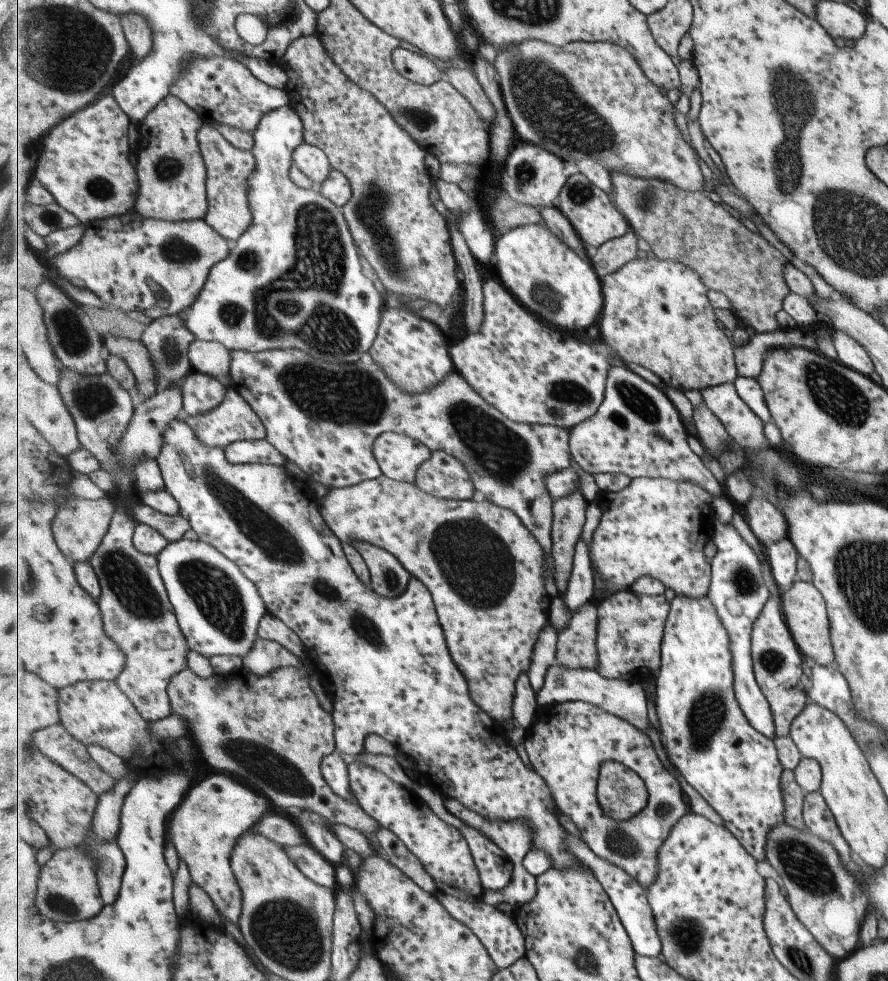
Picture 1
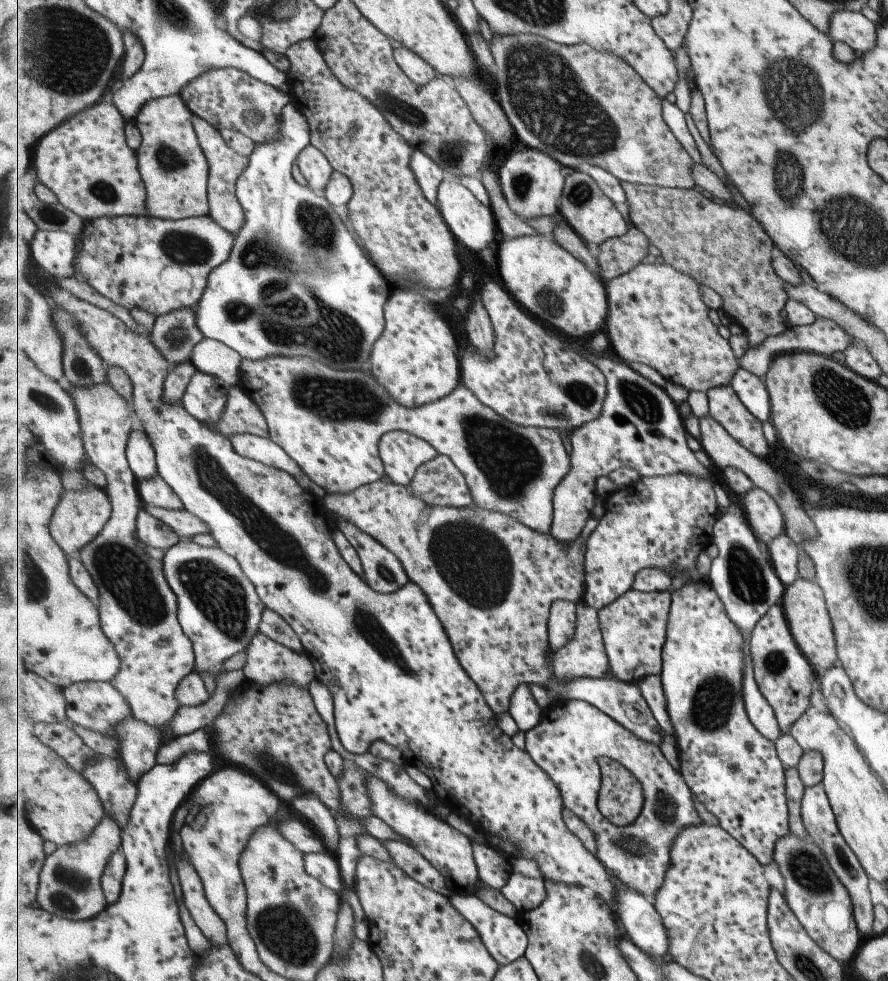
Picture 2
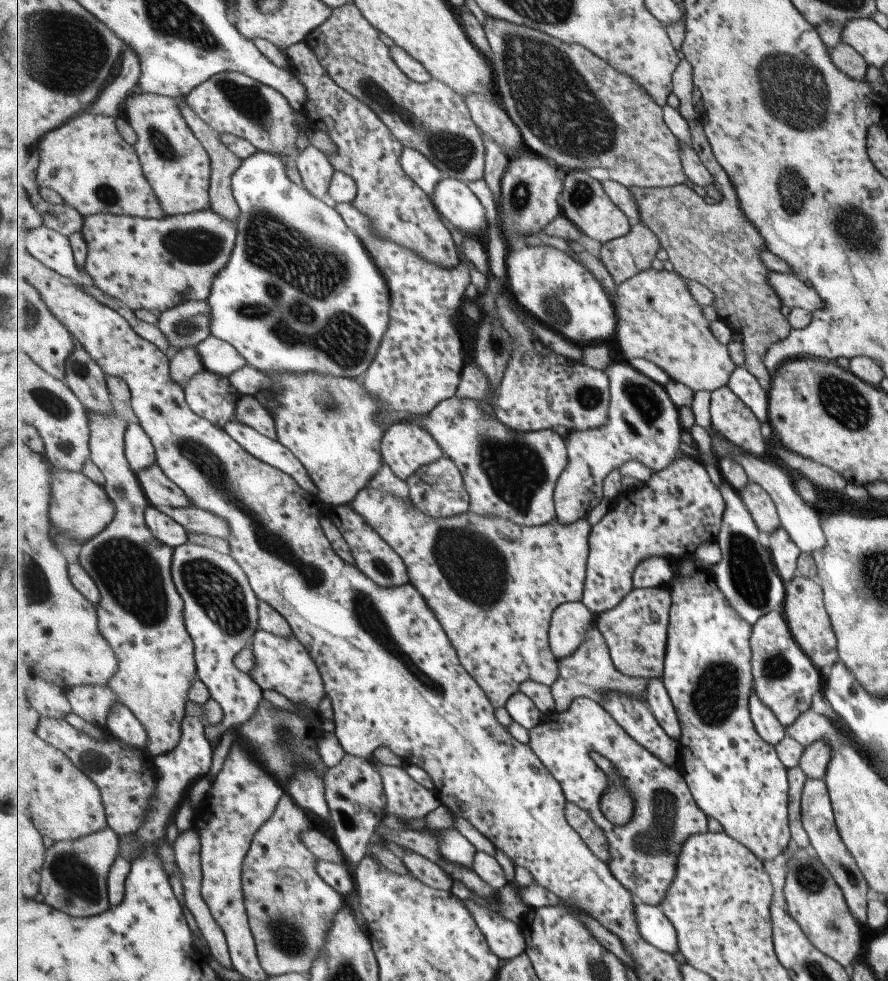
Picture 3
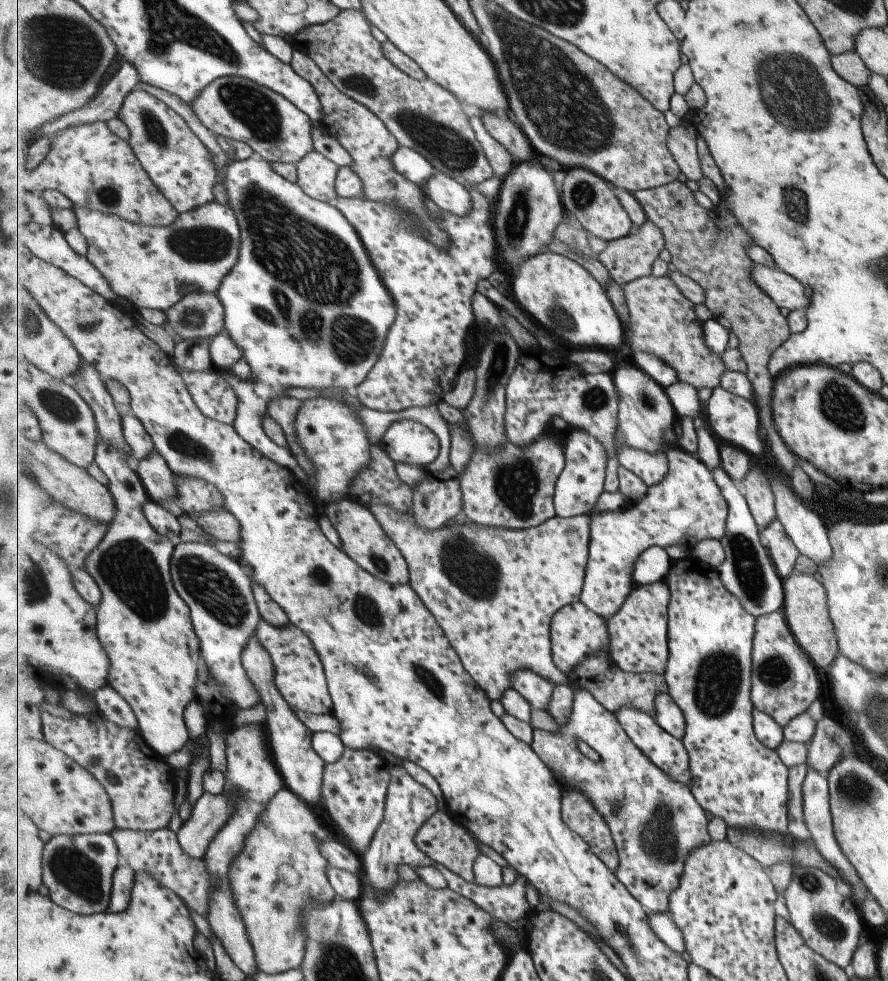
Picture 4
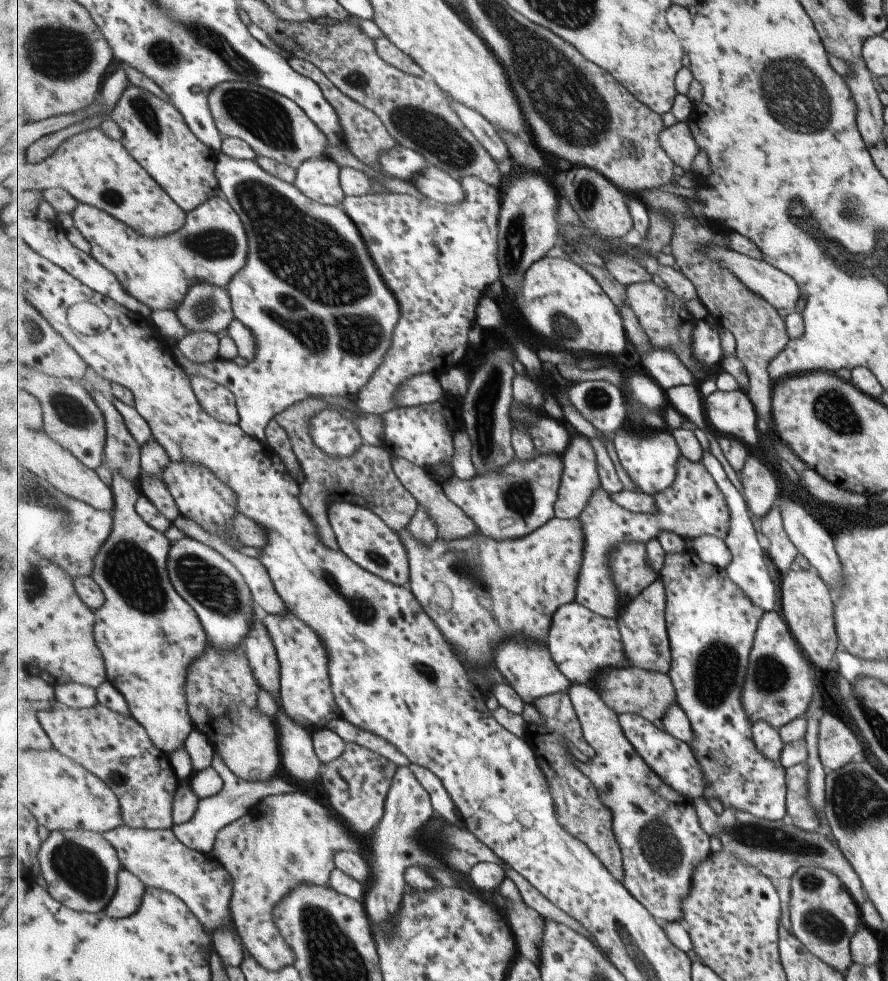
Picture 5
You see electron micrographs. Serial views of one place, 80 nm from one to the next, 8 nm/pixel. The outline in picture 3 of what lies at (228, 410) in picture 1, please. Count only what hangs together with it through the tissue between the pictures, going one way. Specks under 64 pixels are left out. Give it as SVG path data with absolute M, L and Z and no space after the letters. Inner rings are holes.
M255 395L241 396L235 408L235 416L232 420L241 420L247 426L255 428L257 432L271 438L272 441L277 439L277 428L275 428L275 420L271 413L267 411Z

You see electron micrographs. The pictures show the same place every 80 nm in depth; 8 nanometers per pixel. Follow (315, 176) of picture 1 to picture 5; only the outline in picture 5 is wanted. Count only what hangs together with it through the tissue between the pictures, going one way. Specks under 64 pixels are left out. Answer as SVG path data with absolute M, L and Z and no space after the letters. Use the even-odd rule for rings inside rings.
M329 157L309 159L297 171L295 185L310 199L324 205L335 205L346 200L341 168Z

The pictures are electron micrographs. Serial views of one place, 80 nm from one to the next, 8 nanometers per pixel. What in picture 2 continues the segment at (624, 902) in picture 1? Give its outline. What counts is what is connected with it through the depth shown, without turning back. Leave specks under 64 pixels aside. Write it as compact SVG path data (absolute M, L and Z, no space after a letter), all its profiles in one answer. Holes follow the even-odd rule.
M620 879L615 880L614 885L617 888L615 902L619 918L627 928L631 942L651 957L669 955L670 934L654 906L654 899L627 886Z

